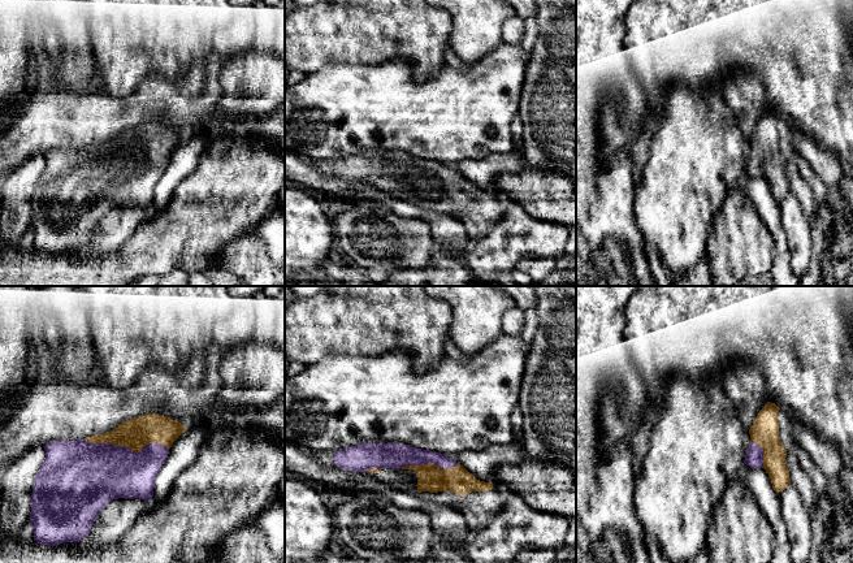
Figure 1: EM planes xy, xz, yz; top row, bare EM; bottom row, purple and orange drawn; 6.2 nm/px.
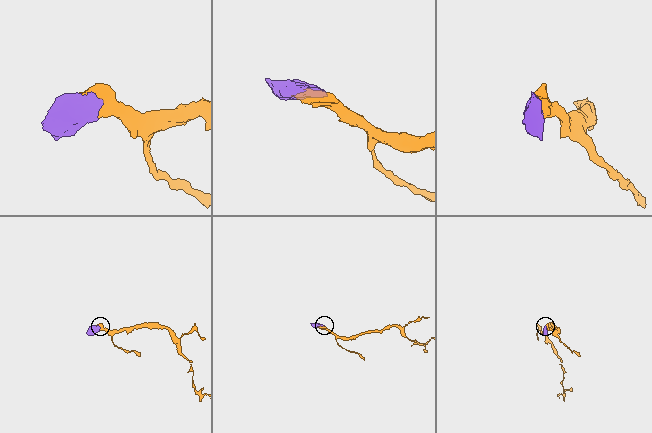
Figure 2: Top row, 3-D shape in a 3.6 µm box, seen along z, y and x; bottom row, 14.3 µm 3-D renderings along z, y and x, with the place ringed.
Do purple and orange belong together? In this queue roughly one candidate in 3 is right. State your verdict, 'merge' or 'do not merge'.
merge

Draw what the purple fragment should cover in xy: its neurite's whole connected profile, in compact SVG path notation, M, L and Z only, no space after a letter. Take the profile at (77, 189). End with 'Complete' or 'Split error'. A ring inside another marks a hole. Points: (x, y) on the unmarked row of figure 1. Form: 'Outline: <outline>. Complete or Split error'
Outline: M147 122L124 130L116 138L95 143L86 148L55 150L43 155L46 168L35 186L31 202L30 229L34 231L34 250L55 255L62 251L79 251L91 241L100 220L118 207L142 207L152 209L155 186L165 172L173 151L185 142L186 137L164 124Z. Split error

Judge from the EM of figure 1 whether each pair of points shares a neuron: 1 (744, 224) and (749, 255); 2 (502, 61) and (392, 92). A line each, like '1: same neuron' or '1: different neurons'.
1: same neuron
2: same neuron

